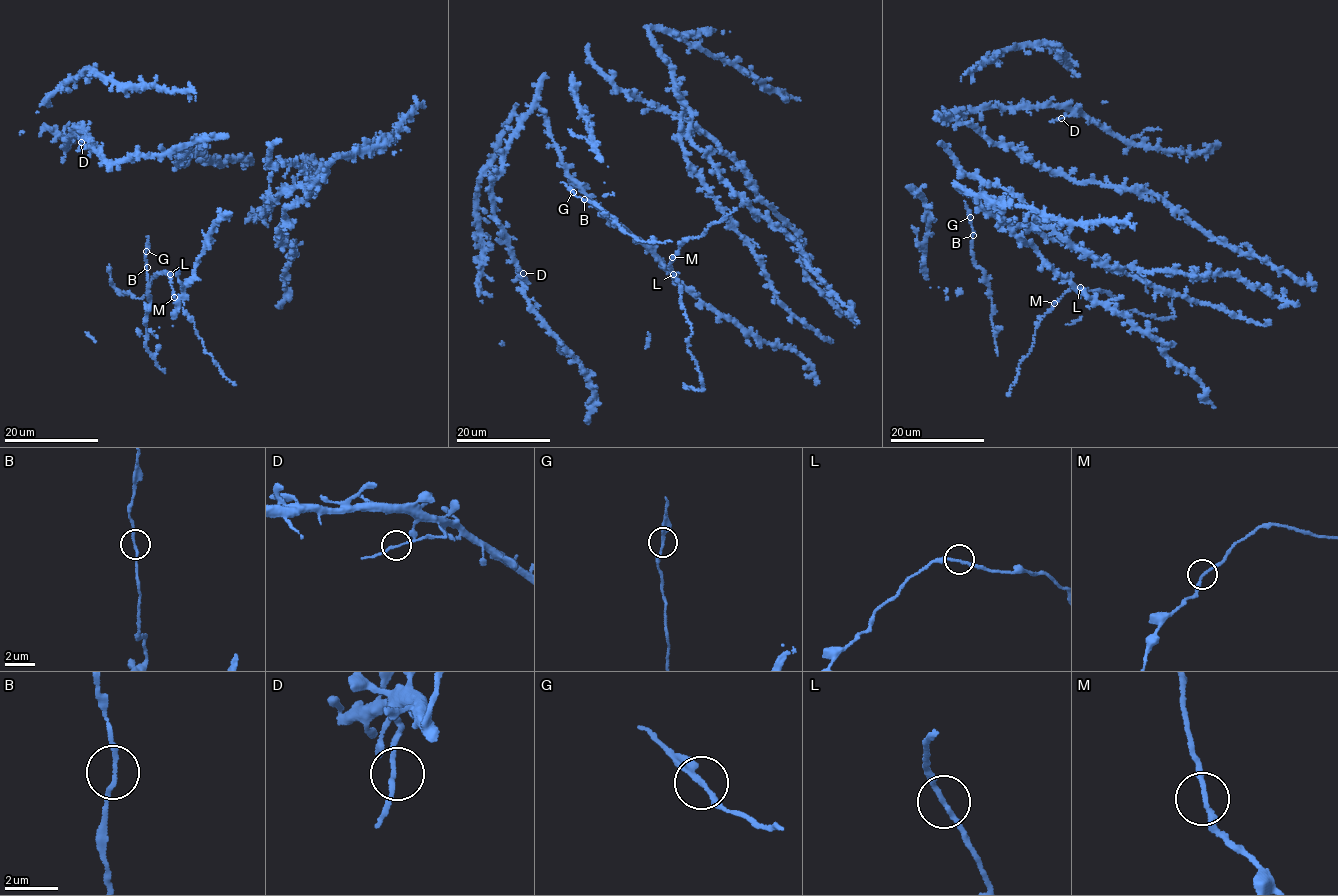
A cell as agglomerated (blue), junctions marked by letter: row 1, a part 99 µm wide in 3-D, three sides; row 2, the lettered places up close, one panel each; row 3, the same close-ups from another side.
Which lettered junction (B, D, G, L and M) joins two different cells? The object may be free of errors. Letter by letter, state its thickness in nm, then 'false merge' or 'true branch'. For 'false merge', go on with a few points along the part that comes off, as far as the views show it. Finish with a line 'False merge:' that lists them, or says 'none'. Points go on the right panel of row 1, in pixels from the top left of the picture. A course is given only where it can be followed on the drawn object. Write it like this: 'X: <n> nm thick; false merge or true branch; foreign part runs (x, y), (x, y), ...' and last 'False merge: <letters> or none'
B: 160 nm thick; true branch
D: 160 nm thick; true branch
G: 170 nm thick; true branch
L: 170 nm thick; true branch
M: 190 nm thick; true branch
False merge: none

